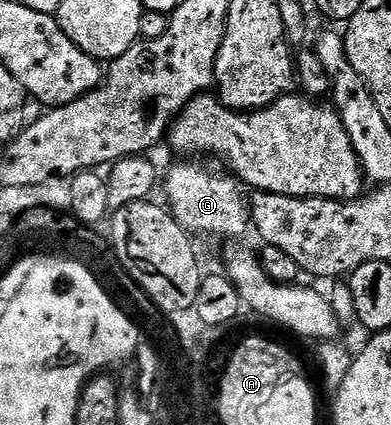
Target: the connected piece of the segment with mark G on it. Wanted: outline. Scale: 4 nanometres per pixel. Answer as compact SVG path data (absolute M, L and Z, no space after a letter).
M179 162L167 172L167 200L175 221L192 237L212 236L215 240L235 240L249 232L249 200L238 180L226 171L214 172L203 162Z

